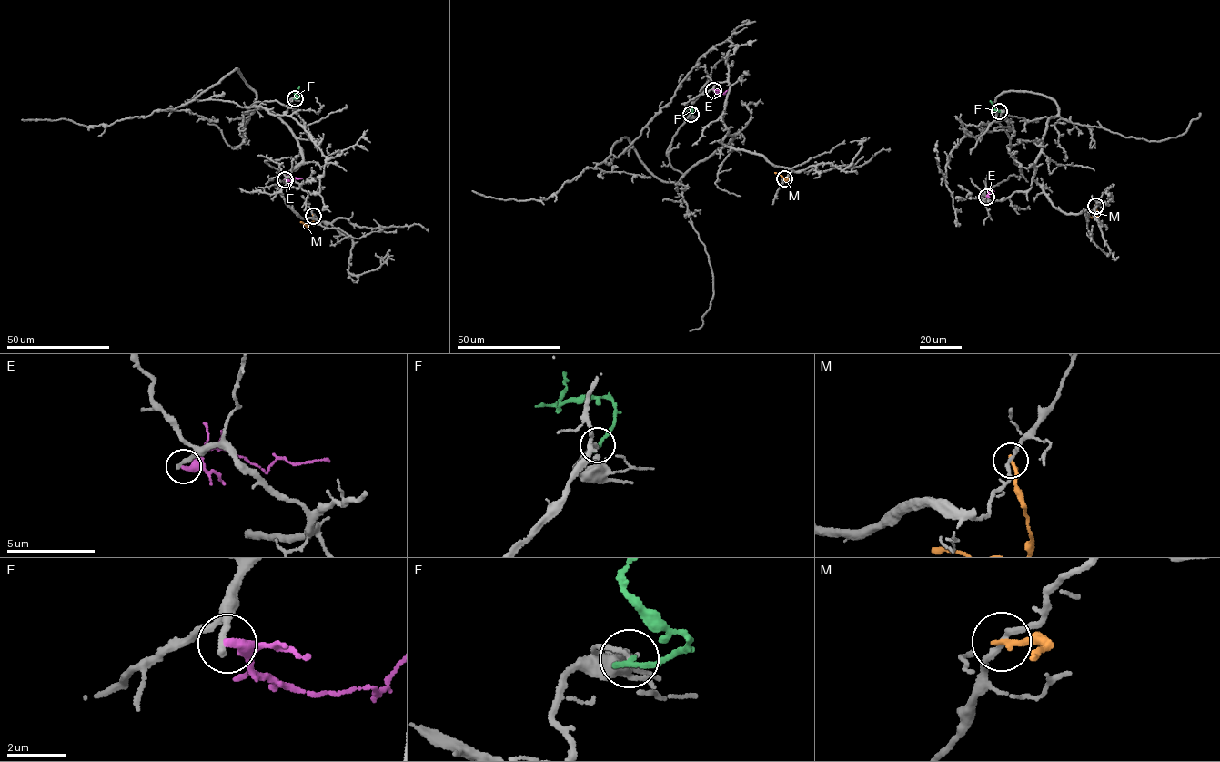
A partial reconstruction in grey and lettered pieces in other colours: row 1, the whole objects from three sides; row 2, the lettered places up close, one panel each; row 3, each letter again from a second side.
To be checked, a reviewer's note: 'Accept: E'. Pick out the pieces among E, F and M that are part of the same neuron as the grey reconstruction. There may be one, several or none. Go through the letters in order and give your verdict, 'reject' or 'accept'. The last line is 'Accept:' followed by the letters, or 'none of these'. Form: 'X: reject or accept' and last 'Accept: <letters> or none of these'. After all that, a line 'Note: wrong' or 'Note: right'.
E: reject
F: reject
M: reject
Accept: none of these
Note: wrong

